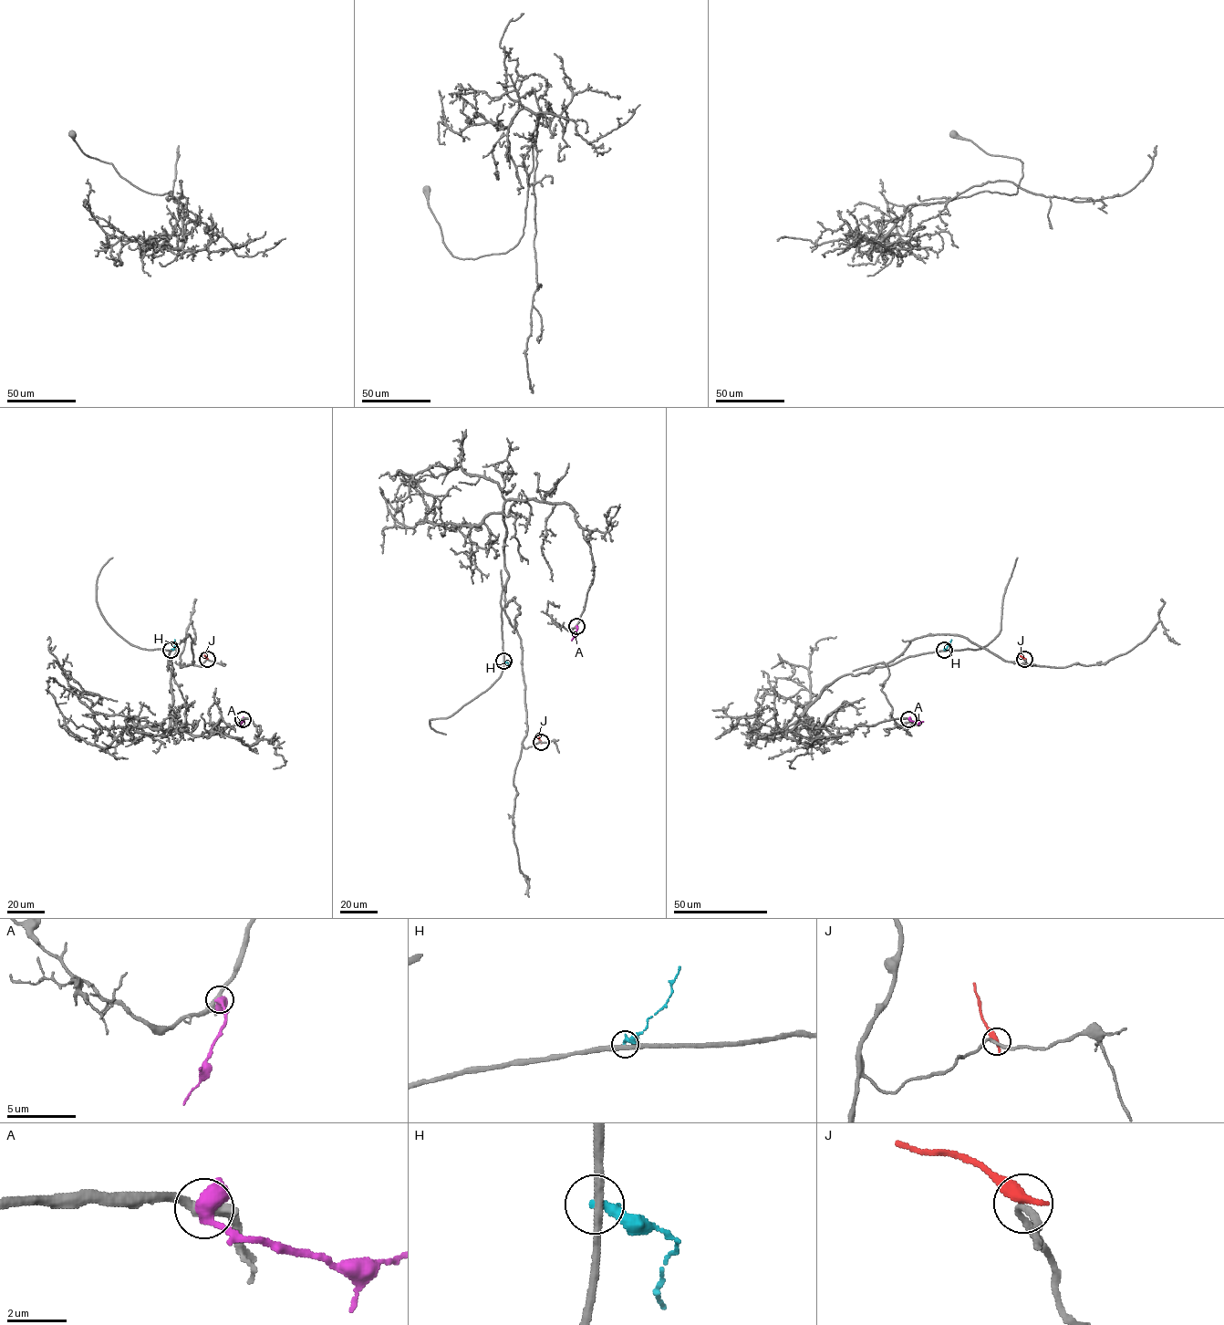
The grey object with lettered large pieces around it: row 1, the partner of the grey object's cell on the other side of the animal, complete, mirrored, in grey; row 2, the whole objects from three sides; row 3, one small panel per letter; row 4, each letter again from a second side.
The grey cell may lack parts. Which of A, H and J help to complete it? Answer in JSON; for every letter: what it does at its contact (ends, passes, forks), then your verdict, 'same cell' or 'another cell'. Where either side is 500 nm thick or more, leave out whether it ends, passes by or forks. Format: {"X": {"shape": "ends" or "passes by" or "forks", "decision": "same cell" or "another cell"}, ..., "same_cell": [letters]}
{"A": {"decision": "another cell"}, "H": {"shape": "ends", "decision": "another cell"}, "J": {"shape": "ends", "decision": "another cell"}, "same_cell": []}

